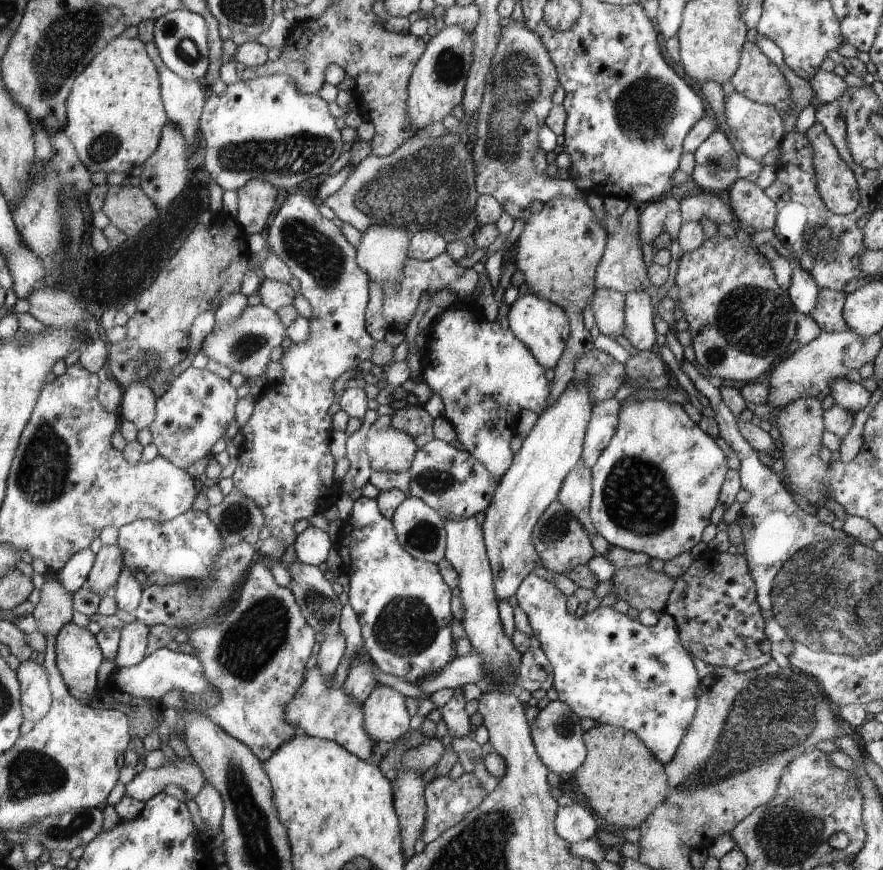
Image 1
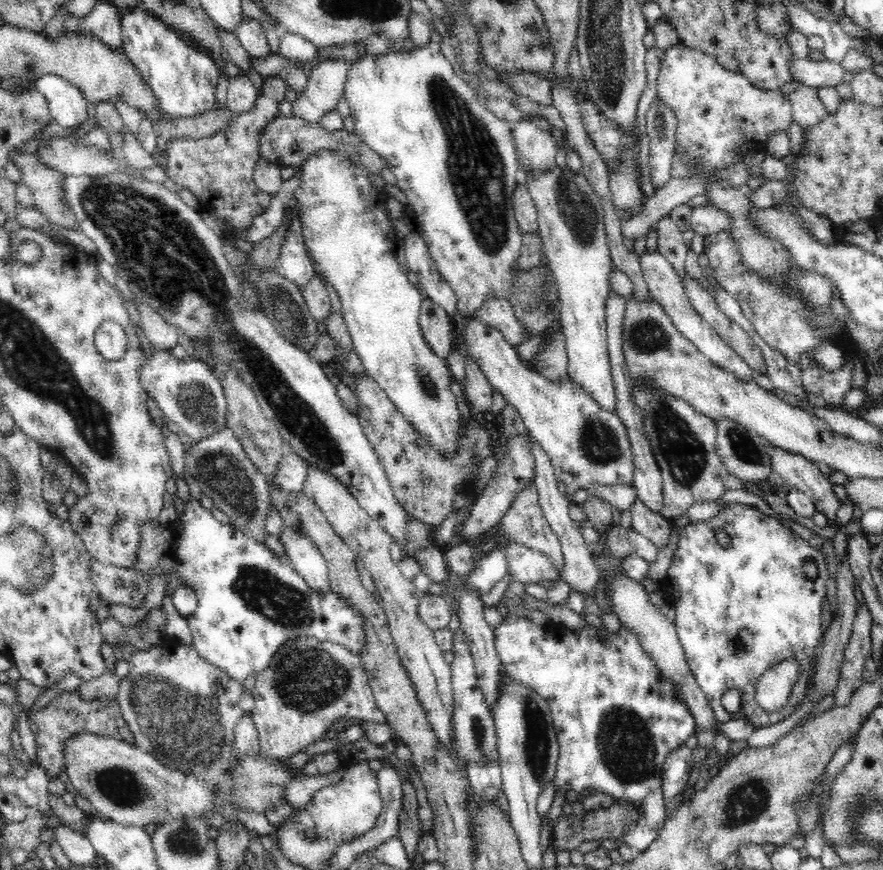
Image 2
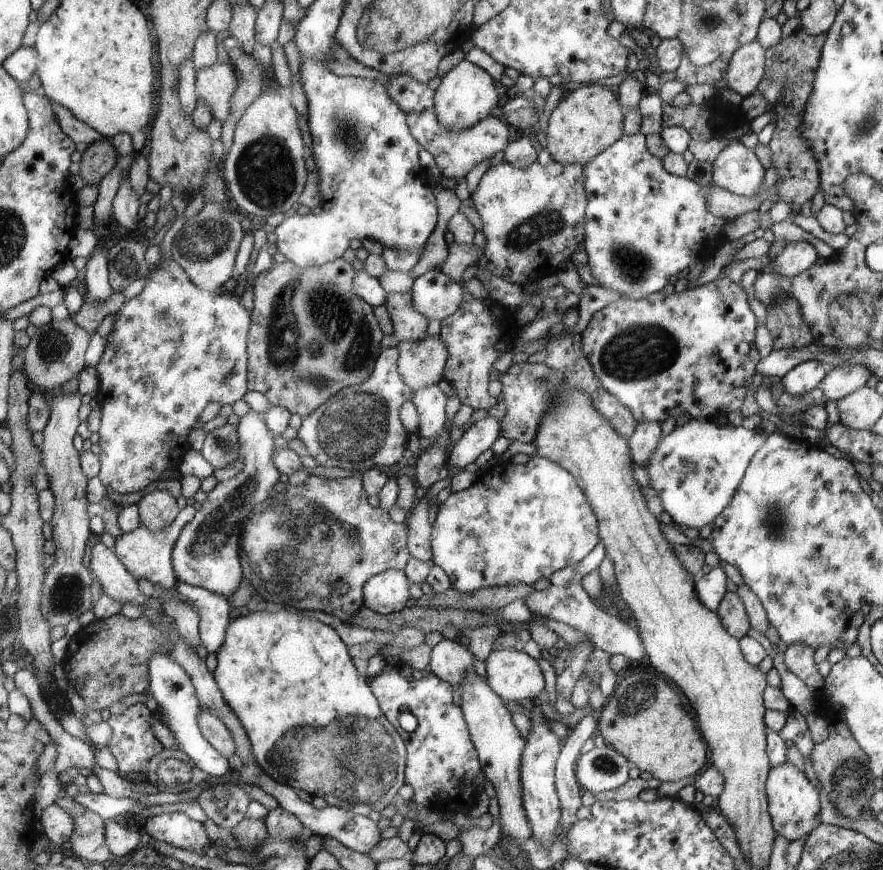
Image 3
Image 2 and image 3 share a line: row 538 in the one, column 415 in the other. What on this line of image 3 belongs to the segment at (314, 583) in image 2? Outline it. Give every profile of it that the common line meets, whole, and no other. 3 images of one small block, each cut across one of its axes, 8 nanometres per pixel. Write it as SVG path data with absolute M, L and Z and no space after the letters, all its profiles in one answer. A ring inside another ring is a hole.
M435 268L415 278L410 292L414 308L422 316L442 322L459 310L466 290L458 276L443 274Z

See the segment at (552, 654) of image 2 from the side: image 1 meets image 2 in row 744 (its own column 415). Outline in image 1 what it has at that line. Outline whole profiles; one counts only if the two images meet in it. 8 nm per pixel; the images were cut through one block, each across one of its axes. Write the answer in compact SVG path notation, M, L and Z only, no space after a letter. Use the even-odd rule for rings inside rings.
M361 496L358 500L354 501L354 508L346 520L343 520L341 531L339 533L337 551L342 558L341 573L348 576L350 581L350 588L348 588L348 602L354 613L360 620L361 634L366 649L368 650L368 656L376 662L378 669L384 674L390 676L396 676L396 678L404 678L408 684L417 685L430 678L430 674L440 674L448 665L452 664L452 661L457 657L457 642L453 635L453 622L452 620L452 590L450 590L449 584L445 582L444 576L441 575L440 568L435 563L426 561L414 560L413 556L401 546L400 540L397 538L397 530L394 527L393 520L386 518L381 512L380 504L376 503L374 499Z

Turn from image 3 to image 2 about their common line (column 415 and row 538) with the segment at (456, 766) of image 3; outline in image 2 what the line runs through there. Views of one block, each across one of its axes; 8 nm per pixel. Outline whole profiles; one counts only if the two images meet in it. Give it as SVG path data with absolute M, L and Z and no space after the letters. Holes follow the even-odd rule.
M726 505L714 518L705 522L691 522L681 531L678 546L667 570L666 582L662 583L660 590L665 593L666 604L674 607L676 611L674 623L689 668L720 722L742 719L748 721L755 729L764 728L784 720L804 702L807 698L810 670L814 668L812 658L818 652L816 646L820 645L824 636L820 615L827 594L828 578L826 561L821 550L812 548L808 541L790 528L785 528L775 518L762 514L752 506ZM717 527L723 529L730 537L730 547L722 548L717 542L713 532ZM808 560L817 564L818 573L814 580L802 571L802 564ZM788 658L799 662L799 675L789 694L788 702L780 710L765 711L755 699L756 684L768 668ZM728 690L740 692L741 706L738 712L727 712L721 706L720 700Z

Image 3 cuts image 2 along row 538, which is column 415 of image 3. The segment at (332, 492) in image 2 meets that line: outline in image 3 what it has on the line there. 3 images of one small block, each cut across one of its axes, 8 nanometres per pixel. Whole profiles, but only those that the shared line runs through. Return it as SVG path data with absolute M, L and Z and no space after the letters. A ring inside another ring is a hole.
M440 336L426 338L418 342L400 342L397 350L401 376L413 392L424 386L435 386L444 379L445 363L449 352Z

